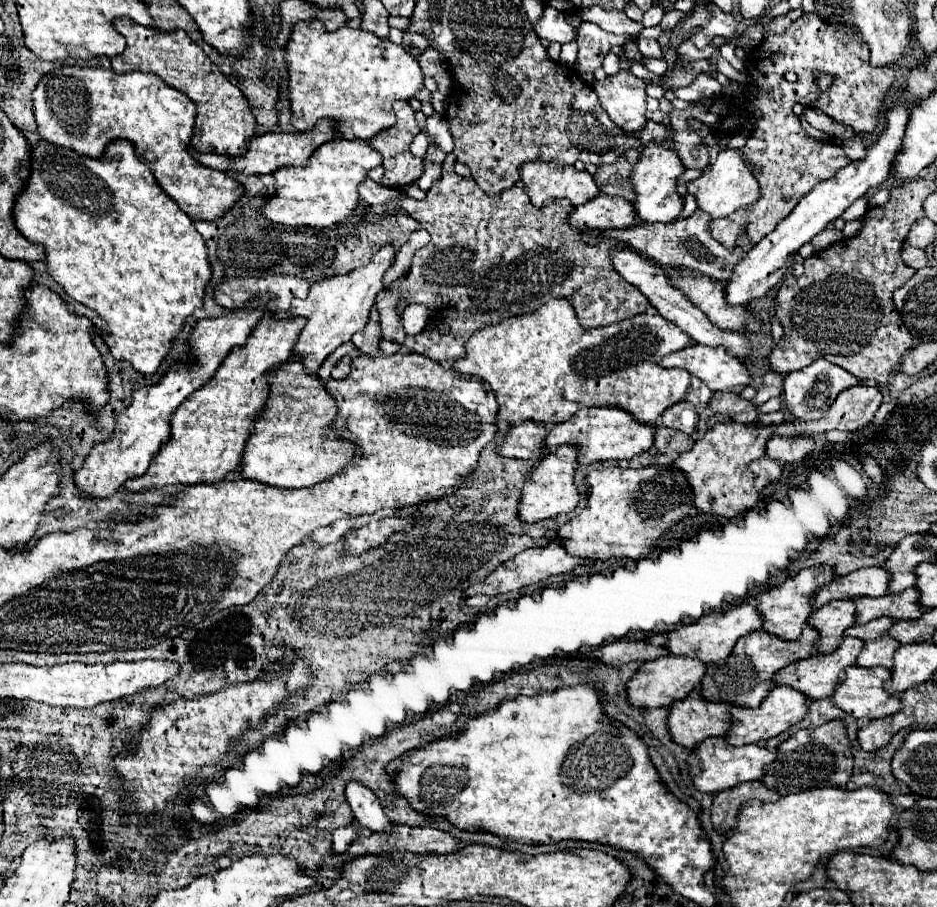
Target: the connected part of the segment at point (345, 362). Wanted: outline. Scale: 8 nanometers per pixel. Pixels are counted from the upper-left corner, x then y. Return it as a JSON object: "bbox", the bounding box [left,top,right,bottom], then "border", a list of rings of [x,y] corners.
{"bbox":[332,357,350,379],"border":[[[342,357],[336,365],[334,365],[334,369],[332,369],[332,379],[344,379],[344,377],[348,377],[350,375],[350,357]]]}

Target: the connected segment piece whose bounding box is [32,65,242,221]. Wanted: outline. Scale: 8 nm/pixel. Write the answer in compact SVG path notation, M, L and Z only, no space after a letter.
M62 65L52 73L40 77L38 85L32 91L34 117L38 123L38 135L50 143L70 147L86 157L100 157L110 141L126 139L134 145L134 151L140 159L144 159L156 177L158 185L166 195L170 195L178 207L190 217L200 221L214 221L224 211L228 211L238 197L242 197L242 185L234 181L228 173L218 169L210 169L194 161L194 157L186 151L190 145L190 137L194 131L196 105L178 89L172 89L164 81L160 81L154 73L114 73L104 67L80 67L80 65Z

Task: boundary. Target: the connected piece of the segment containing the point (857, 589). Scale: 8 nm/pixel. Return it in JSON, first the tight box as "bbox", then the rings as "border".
{"bbox":[812,567,890,607],"border":[[[862,567],[848,575],[836,577],[812,595],[812,607],[822,607],[836,599],[852,599],[858,595],[880,597],[888,589],[890,575],[882,567]]]}

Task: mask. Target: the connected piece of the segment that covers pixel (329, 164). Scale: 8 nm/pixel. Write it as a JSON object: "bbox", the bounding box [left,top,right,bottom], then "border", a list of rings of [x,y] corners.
{"bbox":[262,139,380,227],"border":[[[332,139],[312,153],[306,167],[280,167],[272,173],[274,193],[264,201],[262,215],[268,221],[292,227],[332,227],[344,223],[352,217],[356,207],[356,187],[366,179],[366,173],[380,163],[380,153],[376,153],[366,141]]]}

